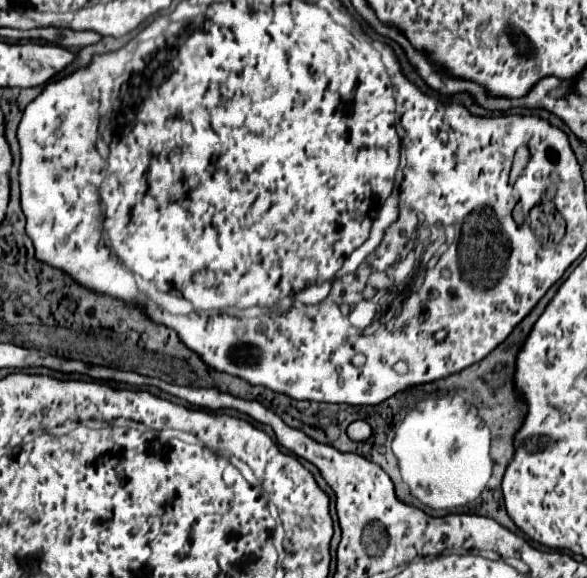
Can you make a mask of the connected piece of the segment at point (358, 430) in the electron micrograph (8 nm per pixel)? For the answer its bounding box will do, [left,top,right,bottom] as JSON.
[347,420,371,440]

